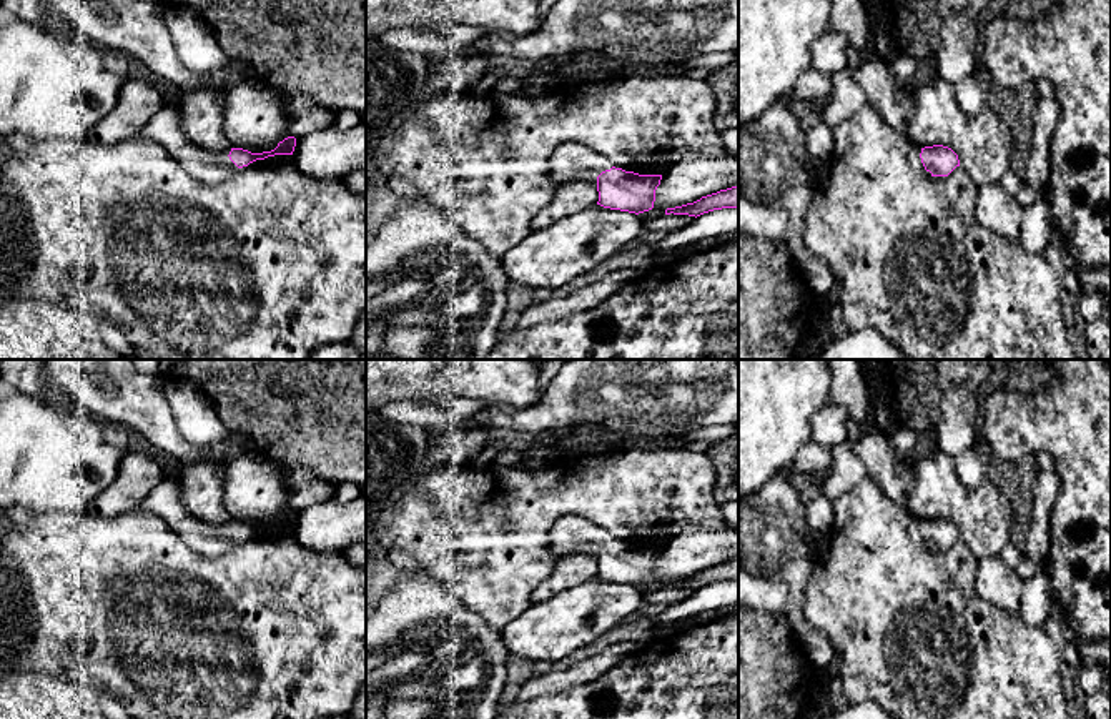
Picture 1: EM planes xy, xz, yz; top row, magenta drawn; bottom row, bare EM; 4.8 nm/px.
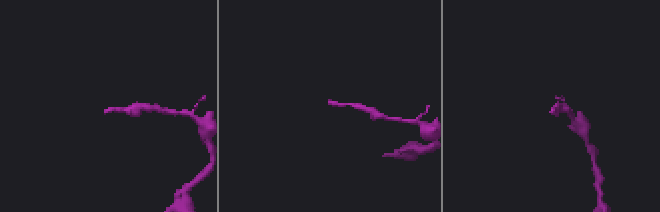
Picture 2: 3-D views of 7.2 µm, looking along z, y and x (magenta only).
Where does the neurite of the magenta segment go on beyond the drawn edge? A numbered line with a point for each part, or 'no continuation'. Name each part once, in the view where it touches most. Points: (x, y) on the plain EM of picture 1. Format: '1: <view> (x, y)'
1: yz (915, 535)

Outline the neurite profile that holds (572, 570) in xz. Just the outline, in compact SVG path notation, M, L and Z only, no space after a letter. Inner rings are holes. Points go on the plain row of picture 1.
M577 553L560 556L552 574L537 586L531 596L531 602L544 602L575 584L587 583L599 574L597 553Z

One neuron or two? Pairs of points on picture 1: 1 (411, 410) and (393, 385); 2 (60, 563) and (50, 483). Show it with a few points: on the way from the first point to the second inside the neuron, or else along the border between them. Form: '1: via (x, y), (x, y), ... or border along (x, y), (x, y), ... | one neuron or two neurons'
1: border along (419, 398), (393, 400), (383, 406) | two neurons
2: border along (87, 510), (35, 515) | two neurons

